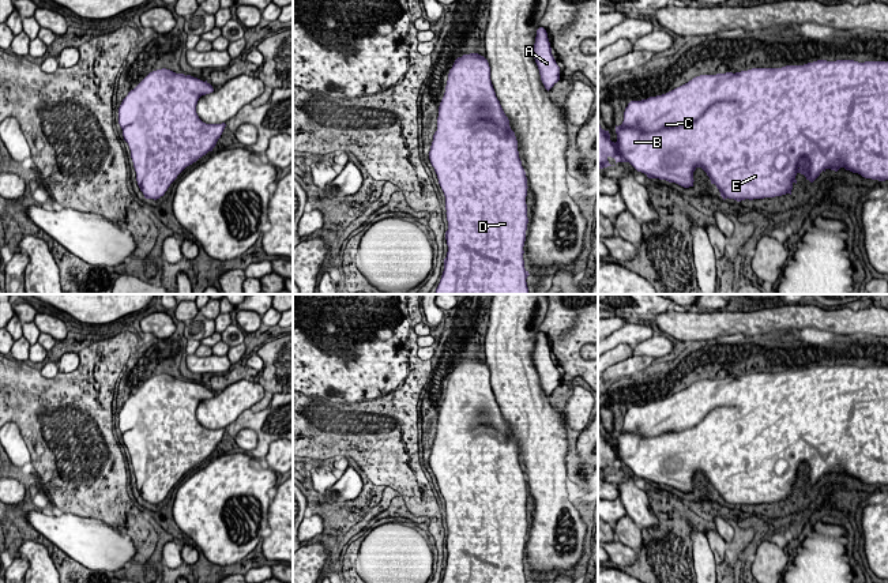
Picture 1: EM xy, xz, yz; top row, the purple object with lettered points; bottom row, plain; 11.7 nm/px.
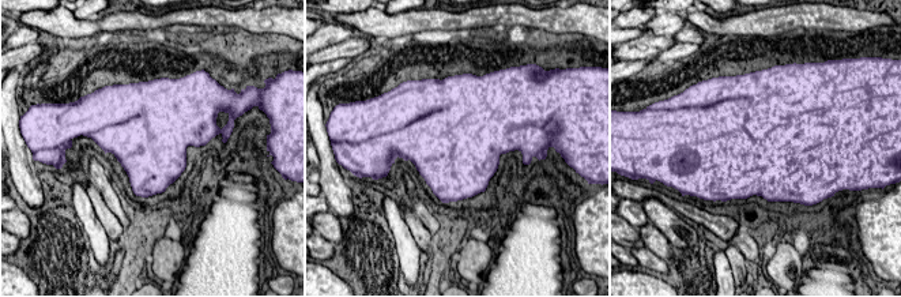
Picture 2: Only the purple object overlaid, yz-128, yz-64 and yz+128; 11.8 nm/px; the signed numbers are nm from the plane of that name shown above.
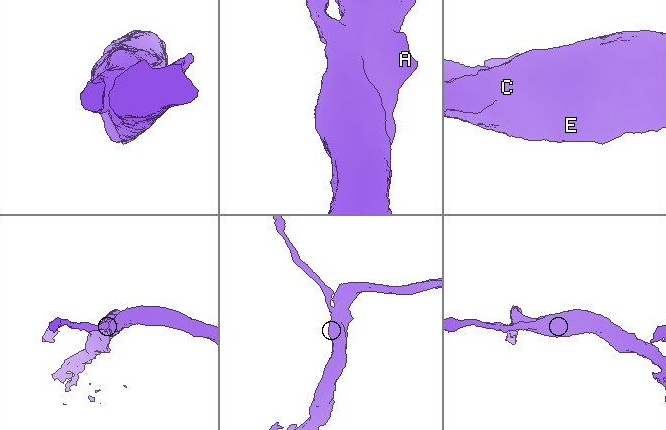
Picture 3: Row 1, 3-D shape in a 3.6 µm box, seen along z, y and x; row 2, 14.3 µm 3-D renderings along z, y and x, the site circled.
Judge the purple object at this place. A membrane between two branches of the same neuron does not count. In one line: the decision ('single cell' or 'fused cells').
single cell

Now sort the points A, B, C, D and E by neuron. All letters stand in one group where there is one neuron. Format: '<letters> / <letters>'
A B C D E

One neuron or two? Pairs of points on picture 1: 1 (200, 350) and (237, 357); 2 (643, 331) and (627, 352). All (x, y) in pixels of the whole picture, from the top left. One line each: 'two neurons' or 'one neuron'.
1: one neuron
2: one neuron

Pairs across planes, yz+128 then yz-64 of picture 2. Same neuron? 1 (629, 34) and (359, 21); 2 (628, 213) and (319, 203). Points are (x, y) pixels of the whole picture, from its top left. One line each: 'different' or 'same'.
1: different
2: same

